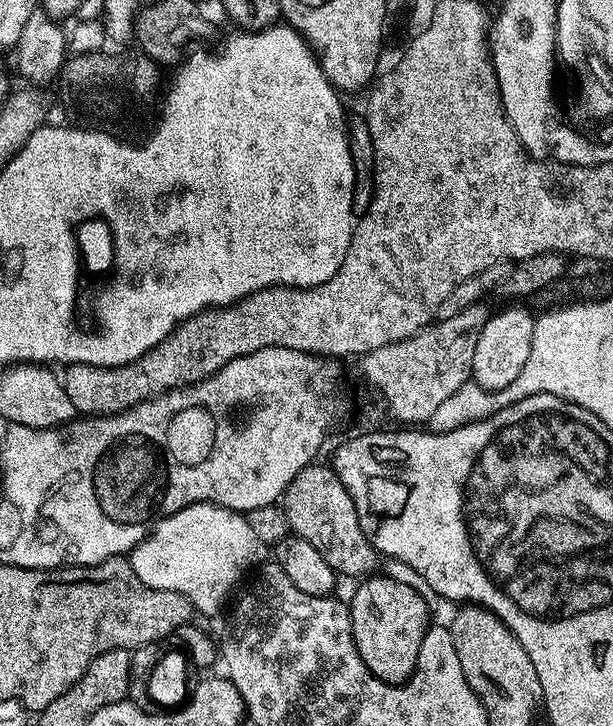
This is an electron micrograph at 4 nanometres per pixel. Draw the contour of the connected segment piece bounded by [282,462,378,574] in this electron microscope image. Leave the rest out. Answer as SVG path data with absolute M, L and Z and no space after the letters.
M313 462L305 465L287 484L282 495L282 507L284 517L288 519L288 527L295 535L310 542L310 546L314 546L314 550L318 550L318 554L322 554L322 558L326 558L326 562L330 562L330 566L335 568L337 573L356 572L359 568L364 571L364 574L371 573L372 563L378 559L378 553L372 547L372 541L364 531L364 525L358 522L358 510L354 506L354 498L350 498L346 486L342 486L335 470L327 463L320 463Z

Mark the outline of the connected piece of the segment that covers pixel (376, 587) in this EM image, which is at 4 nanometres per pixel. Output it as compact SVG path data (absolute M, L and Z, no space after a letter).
M369 575L356 588L348 613L352 619L354 642L362 662L387 684L403 684L416 671L420 647L428 633L428 604L416 588L391 580L388 576Z

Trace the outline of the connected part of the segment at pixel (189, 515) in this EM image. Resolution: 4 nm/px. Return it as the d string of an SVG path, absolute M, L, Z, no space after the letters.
M192 504L173 516L167 516L149 531L148 537L137 544L130 553L132 569L142 582L158 590L170 590L187 596L193 609L204 616L216 616L224 608L224 599L232 592L232 587L243 578L244 572L251 573L269 559L270 548L254 530L250 530L247 515L221 508L219 504Z

